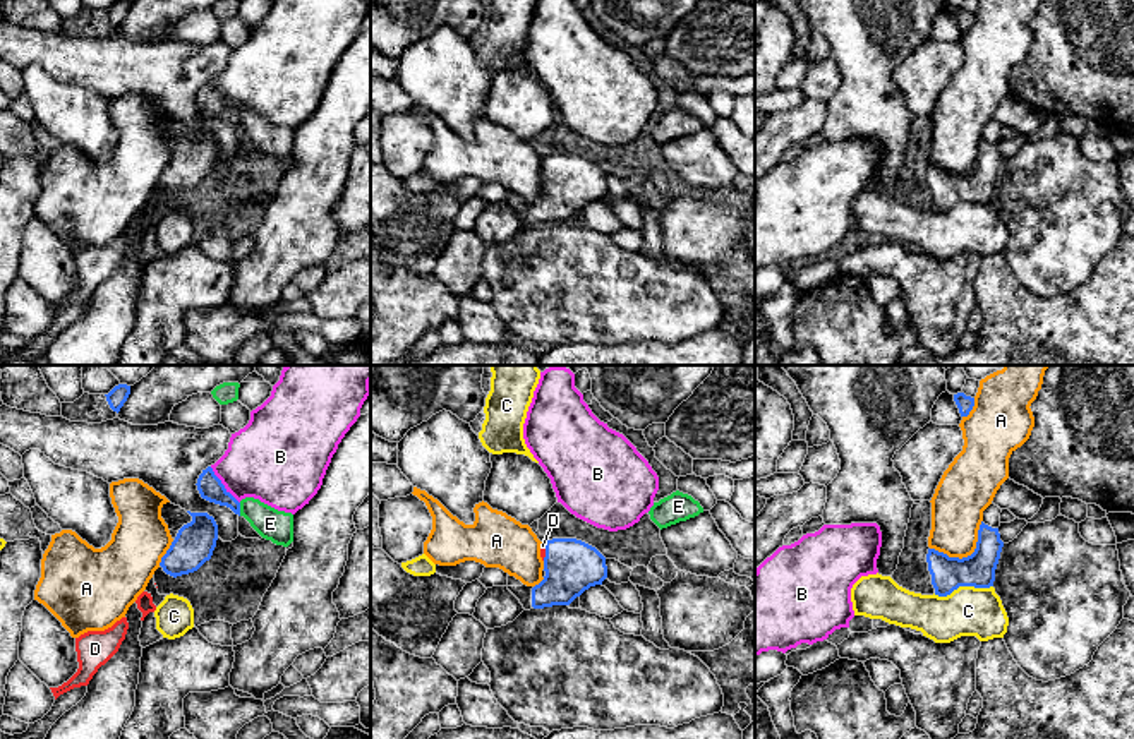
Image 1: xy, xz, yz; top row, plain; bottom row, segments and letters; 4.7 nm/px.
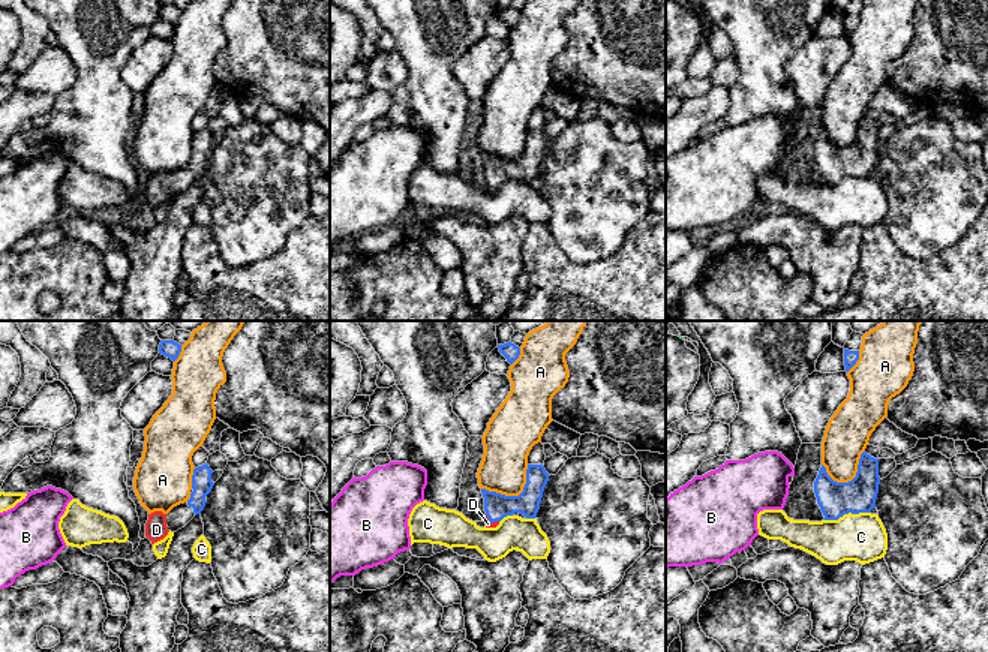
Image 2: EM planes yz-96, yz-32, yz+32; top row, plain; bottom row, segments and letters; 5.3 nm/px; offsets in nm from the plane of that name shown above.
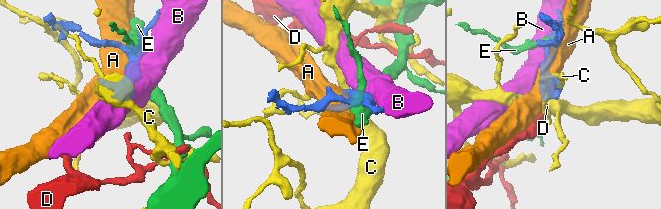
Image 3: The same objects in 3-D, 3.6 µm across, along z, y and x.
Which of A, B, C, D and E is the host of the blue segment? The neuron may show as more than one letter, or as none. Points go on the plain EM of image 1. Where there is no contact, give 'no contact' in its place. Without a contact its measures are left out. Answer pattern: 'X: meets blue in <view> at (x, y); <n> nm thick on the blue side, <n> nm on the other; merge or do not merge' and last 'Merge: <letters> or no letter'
A: meets blue in yz at (968, 172); 160 nm thick on the blue side, 240 nm on the other; do not merge
B: meets blue in xy at (223, 102); 120 nm thick on the blue side, 380 nm on the other; do not merge
C: meets blue in yz at (963, 201); 160 nm thick on the blue side, 240 nm on the other; do not merge
D: meets blue in xz at (546, 167); 260 nm thick on the blue side, 30 nm on the other; merge
E: meets blue in xy at (239, 126); 120 nm thick on the blue side, 150 nm on the other; do not merge
Merge: D

